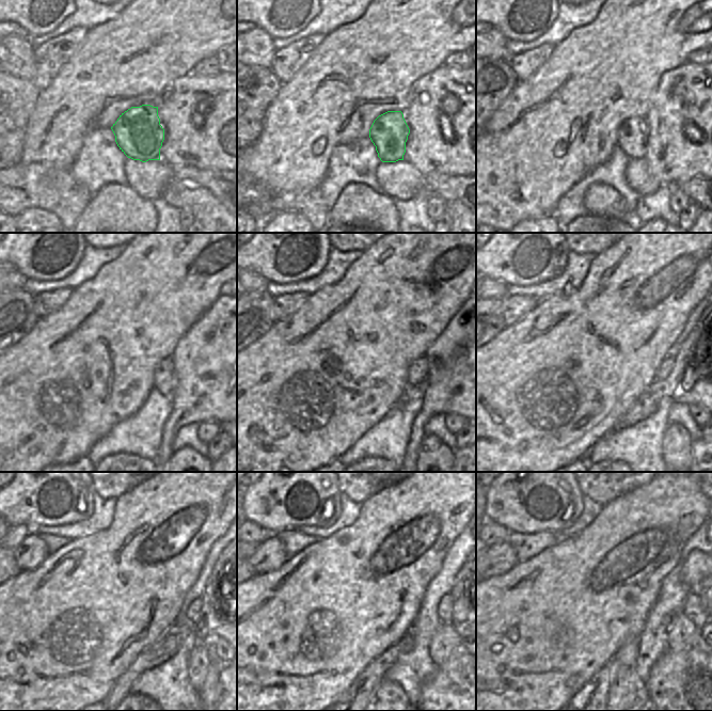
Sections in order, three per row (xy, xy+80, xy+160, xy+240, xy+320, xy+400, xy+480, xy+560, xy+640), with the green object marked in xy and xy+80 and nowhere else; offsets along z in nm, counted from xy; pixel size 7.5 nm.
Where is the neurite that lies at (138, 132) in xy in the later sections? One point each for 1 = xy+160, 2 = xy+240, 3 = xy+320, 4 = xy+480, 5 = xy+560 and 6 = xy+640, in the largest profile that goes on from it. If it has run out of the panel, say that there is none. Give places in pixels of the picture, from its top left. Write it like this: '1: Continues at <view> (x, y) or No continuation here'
1: Continues at xy+160 (631, 137)
2: Continues at xy+240 (163, 375)
3: Continues at xy+320 (417, 372)
4: Continues at xy+480 (194, 606)
5: Continues at xy+560 (445, 606)
6: Continues at xy+640 (693, 609).

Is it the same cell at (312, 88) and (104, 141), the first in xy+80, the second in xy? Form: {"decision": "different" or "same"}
{"decision": "different"}

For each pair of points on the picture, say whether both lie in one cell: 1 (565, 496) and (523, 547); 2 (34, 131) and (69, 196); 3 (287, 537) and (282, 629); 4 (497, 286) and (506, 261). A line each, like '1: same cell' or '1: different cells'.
1: different cells
2: different cells
3: different cells
4: different cells

